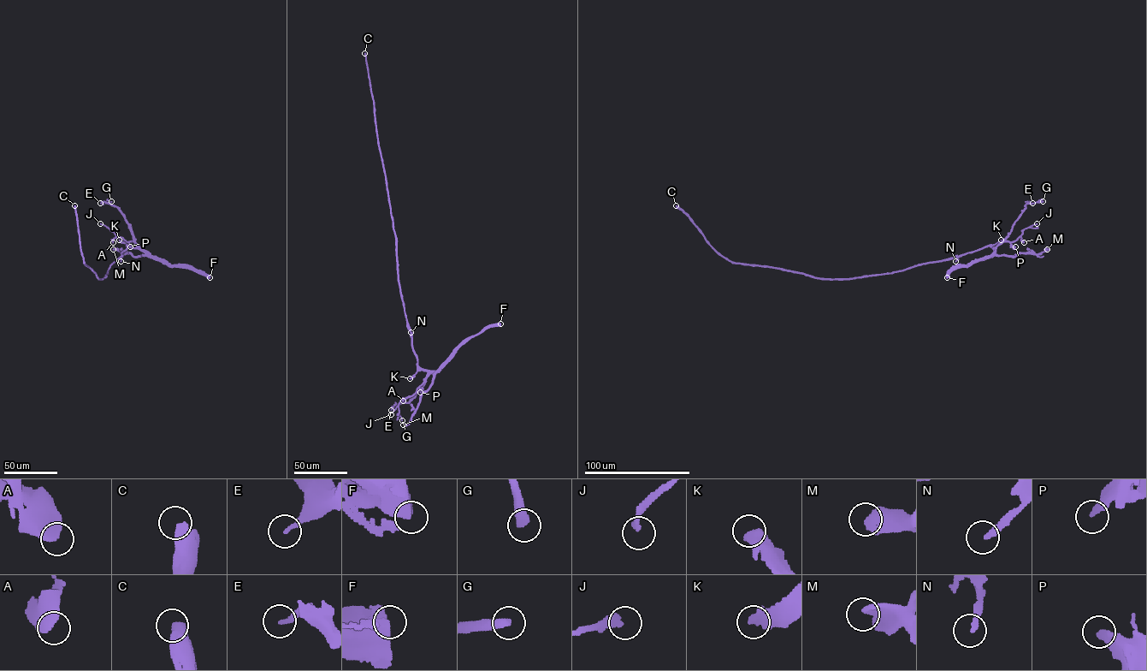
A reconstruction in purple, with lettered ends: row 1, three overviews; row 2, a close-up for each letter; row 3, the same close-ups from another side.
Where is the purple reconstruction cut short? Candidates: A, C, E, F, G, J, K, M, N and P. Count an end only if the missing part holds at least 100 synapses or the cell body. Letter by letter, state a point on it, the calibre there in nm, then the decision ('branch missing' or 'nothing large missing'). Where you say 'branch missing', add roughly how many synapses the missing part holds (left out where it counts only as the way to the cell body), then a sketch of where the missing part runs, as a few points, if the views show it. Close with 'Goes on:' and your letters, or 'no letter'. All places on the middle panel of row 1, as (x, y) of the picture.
A: place (403, 400); calibre 360 nm; nothing large missing
C: place (364, 53); calibre 500 nm; branch missing; 190 synapses
E: place (391, 410); calibre 220 nm; nothing large missing
F: place (500, 323); calibre 550 nm; nothing large missing
G: place (402, 420); calibre 420 nm; nothing large missing
J: place (391, 414); calibre 280 nm; nothing large missing
K: place (410, 378); calibre 550 nm; nothing large missing
M: place (403, 424); calibre 440 nm; nothing large missing
N: place (410, 332); calibre 200 nm; nothing large missing
P: place (420, 392); calibre 320 nm; nothing large missing
Goes on: C

